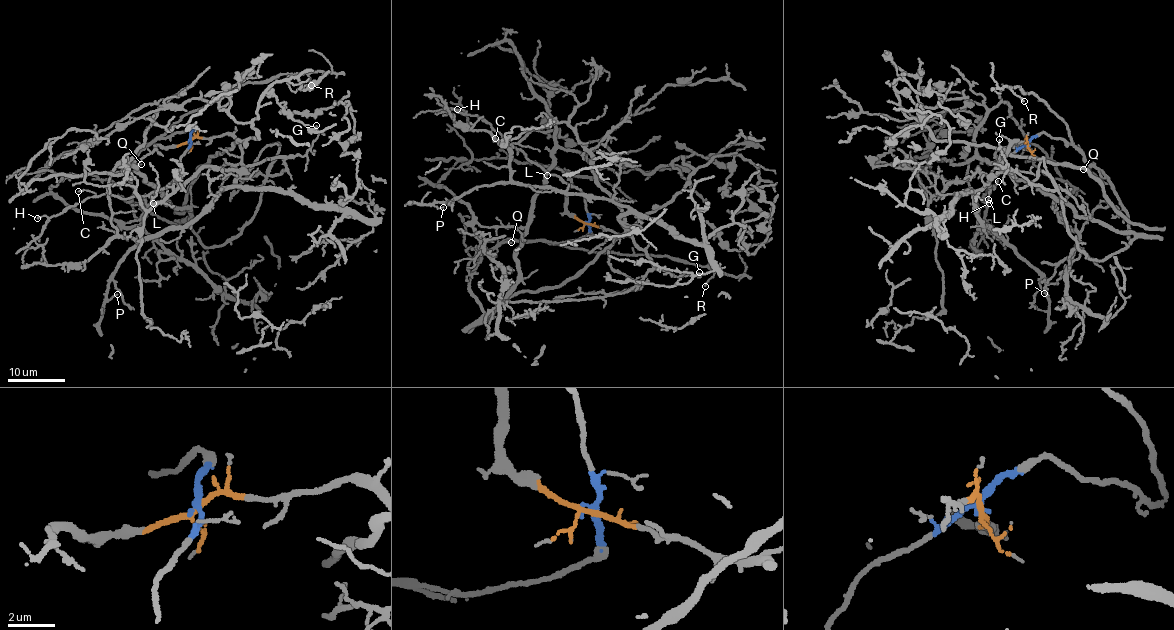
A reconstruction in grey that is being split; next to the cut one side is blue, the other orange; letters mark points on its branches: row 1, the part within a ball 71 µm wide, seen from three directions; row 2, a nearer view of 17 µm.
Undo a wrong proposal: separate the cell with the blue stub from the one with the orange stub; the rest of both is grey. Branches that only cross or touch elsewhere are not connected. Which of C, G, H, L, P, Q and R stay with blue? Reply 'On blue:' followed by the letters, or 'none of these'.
On blue: C, H, L, Q, R

